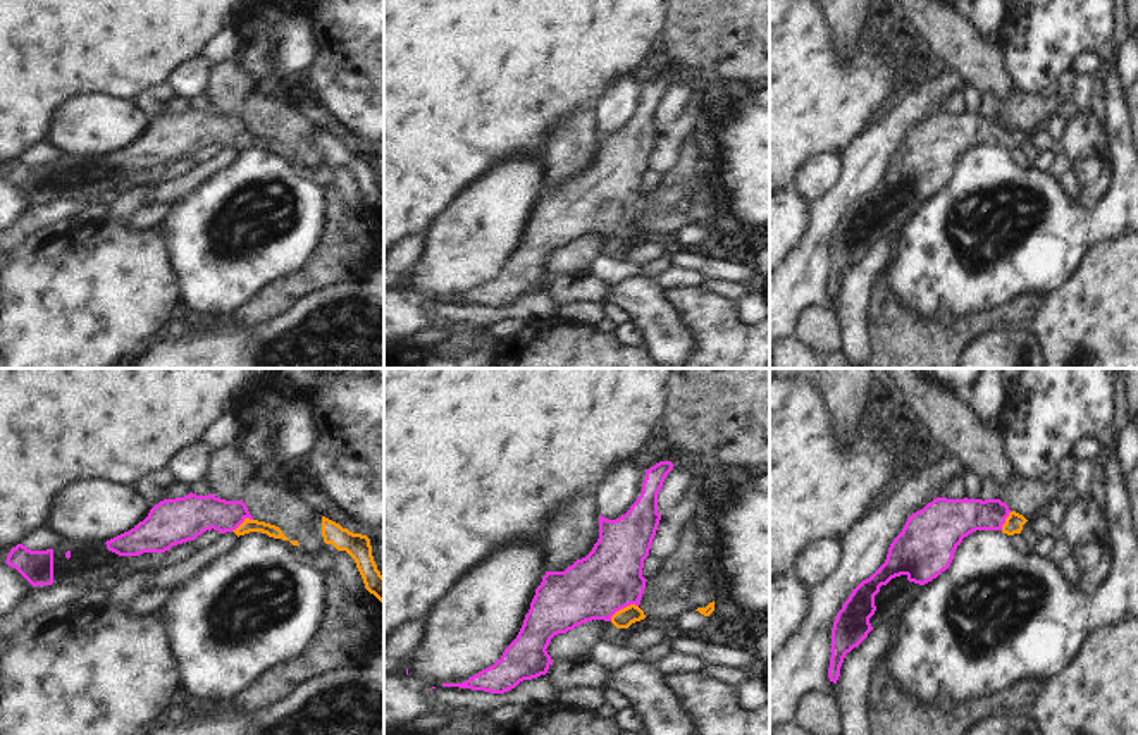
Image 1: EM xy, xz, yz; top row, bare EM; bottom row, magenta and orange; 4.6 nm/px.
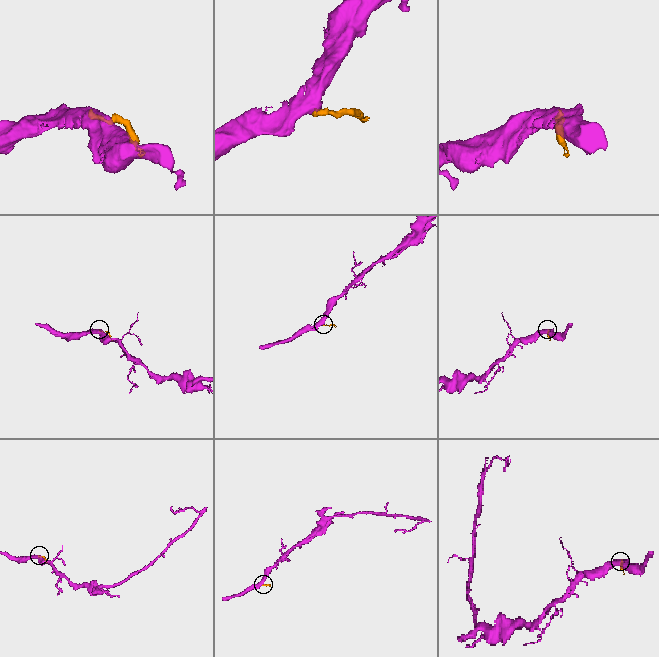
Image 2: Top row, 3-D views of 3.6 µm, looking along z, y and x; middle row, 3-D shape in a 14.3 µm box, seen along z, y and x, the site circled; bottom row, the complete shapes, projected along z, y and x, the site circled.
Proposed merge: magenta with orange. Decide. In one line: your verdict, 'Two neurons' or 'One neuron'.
One neuron.

